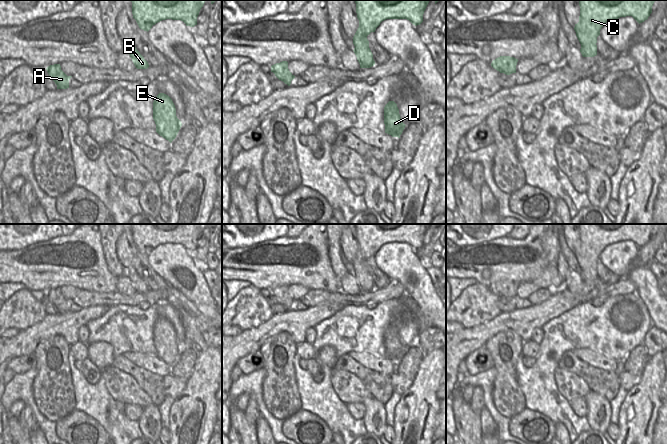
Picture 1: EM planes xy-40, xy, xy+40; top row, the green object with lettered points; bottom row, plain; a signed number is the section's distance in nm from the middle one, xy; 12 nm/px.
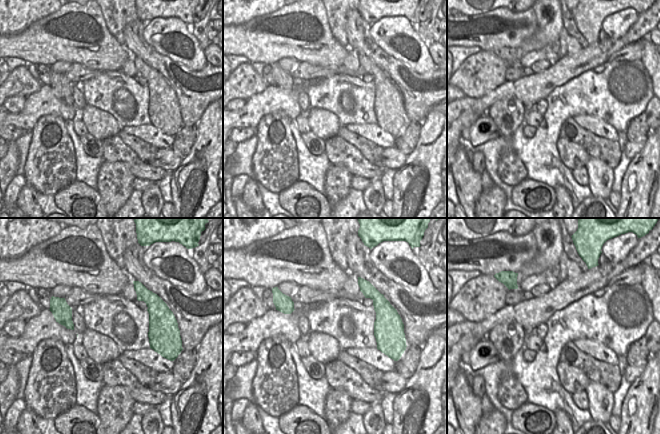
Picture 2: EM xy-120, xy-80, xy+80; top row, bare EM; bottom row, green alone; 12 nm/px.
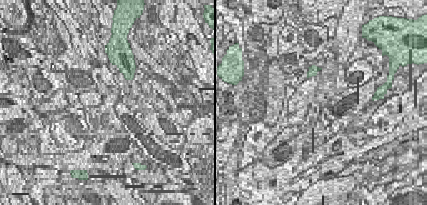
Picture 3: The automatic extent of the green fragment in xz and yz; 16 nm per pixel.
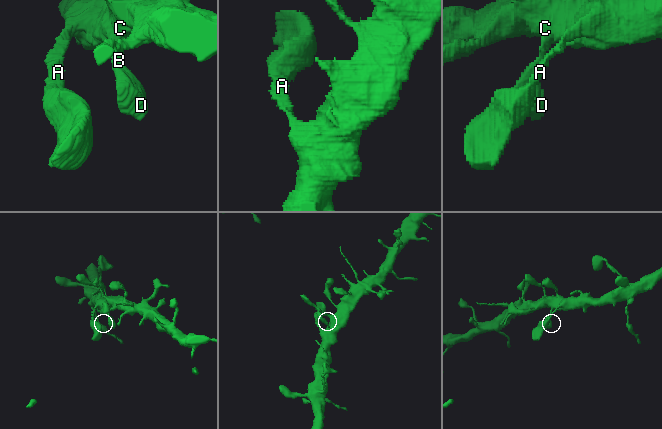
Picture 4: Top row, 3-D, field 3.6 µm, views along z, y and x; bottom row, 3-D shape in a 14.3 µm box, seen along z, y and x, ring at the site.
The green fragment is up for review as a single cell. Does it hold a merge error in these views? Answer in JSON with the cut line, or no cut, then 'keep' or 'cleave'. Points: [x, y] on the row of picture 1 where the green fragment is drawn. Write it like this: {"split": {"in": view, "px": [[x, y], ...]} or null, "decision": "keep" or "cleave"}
{"split": null, "decision": "keep"}

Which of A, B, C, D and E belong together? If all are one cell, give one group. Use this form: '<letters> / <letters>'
A B C D E

